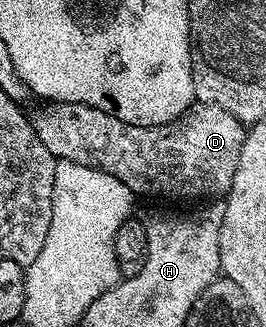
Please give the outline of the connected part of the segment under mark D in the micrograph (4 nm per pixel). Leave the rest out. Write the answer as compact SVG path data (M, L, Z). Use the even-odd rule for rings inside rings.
M49 100L29 114L29 123L53 158L94 166L118 178L126 191L134 195L150 194L173 202L224 199L235 180L239 152L247 133L231 112L206 102L190 106L185 114L166 126L140 126L82 102Z

